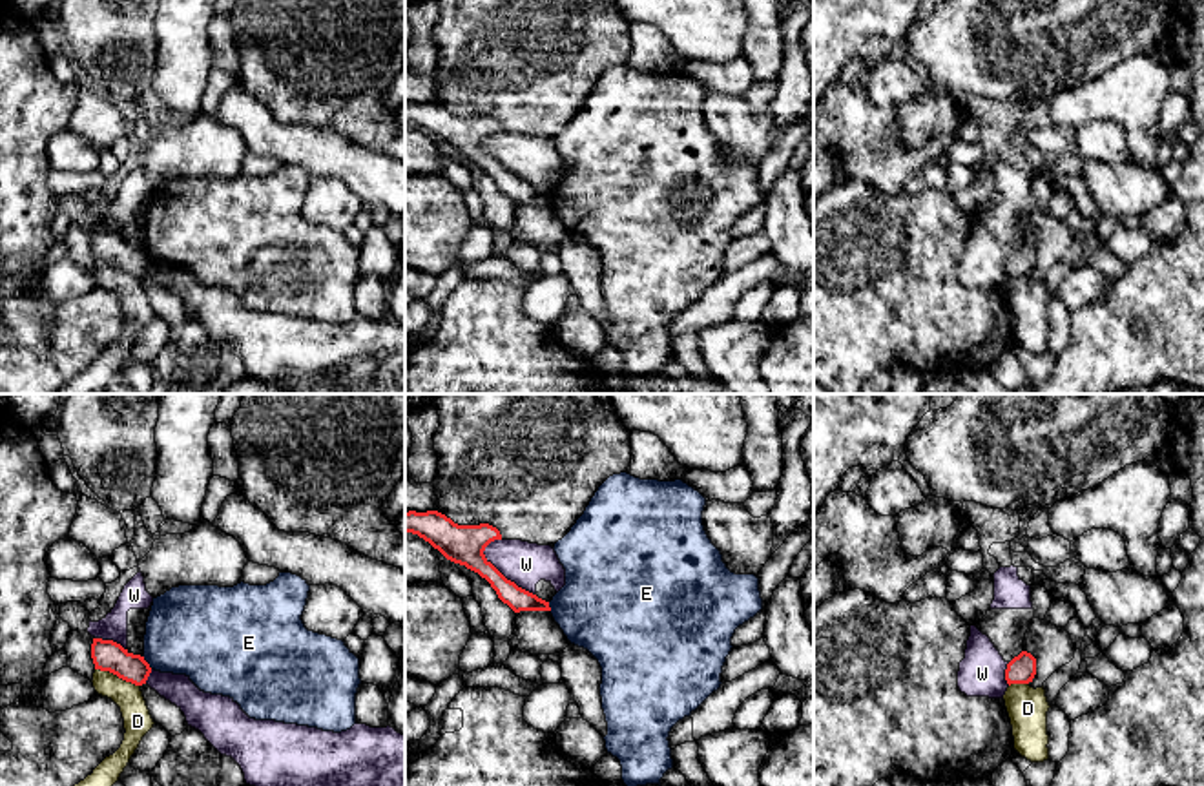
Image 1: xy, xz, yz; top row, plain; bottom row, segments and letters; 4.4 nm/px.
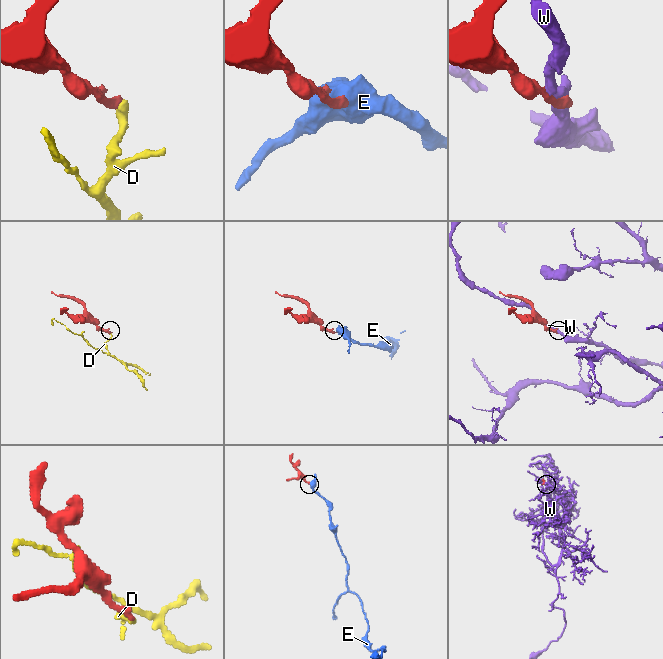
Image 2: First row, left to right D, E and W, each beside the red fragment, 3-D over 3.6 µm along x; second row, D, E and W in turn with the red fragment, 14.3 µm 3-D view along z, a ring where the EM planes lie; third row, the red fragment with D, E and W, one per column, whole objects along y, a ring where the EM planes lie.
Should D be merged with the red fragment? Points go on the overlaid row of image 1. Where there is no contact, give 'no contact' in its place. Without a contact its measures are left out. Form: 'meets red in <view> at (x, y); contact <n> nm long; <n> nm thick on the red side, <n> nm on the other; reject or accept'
meets red in xy at (117, 675); contact 220 nm long; 140 nm thick on the red side, 130 nm on the other; reject

